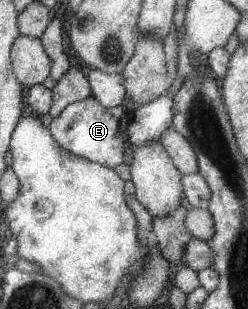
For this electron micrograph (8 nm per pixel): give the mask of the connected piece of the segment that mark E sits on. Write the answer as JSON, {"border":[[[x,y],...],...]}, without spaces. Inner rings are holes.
{"border":[[[89,96],[79,102],[68,104],[51,120],[48,124],[49,132],[53,140],[59,144],[63,150],[67,150],[72,155],[91,163],[113,168],[123,162],[123,153],[126,147],[131,147],[127,142],[127,136],[123,128],[119,128],[119,114],[127,114],[128,111],[123,106],[117,105],[111,109],[103,108],[93,98]],[[113,114],[117,114],[117,118]]]}

